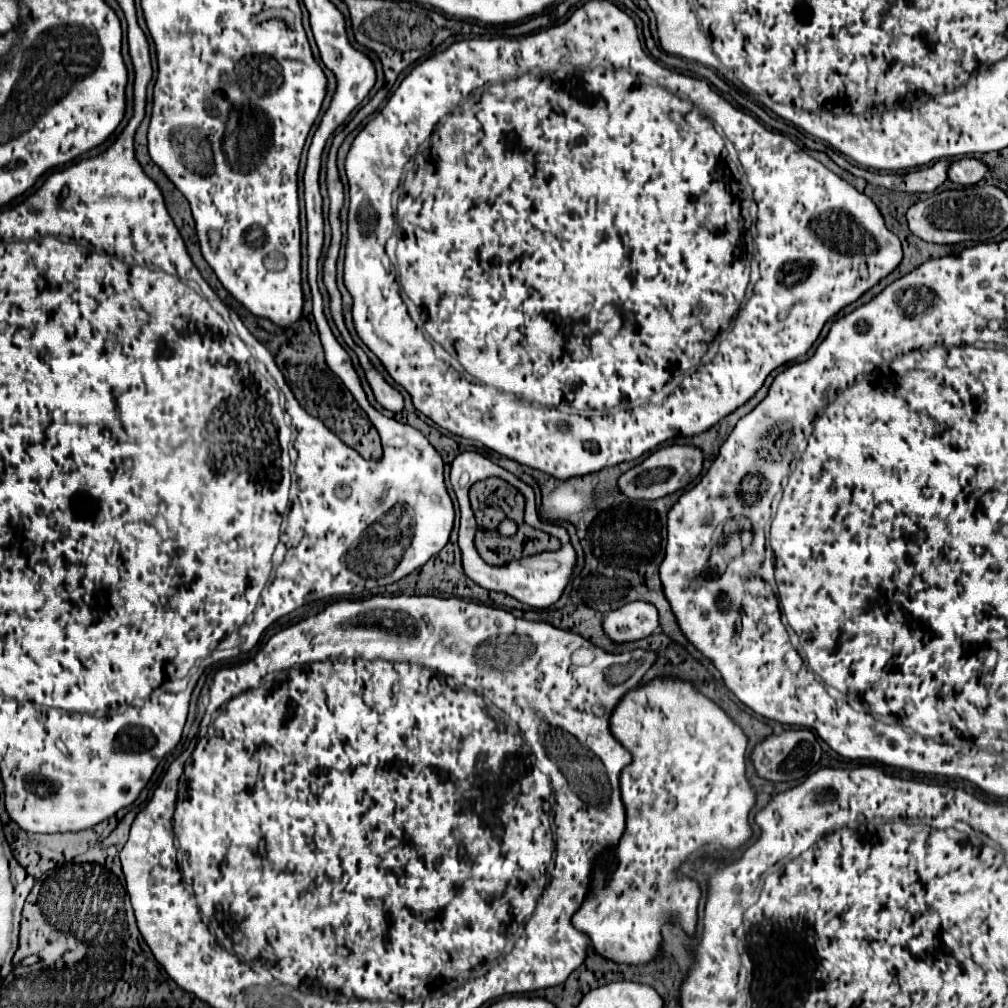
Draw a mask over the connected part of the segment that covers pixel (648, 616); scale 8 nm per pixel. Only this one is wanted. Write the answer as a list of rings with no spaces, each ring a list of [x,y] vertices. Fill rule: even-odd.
[[[636,600],[608,612],[604,618],[604,630],[614,642],[632,642],[658,630],[658,620],[660,614],[652,604]]]

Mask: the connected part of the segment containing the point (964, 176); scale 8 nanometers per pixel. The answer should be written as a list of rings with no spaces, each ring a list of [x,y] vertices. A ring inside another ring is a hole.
[[[962,158],[962,160],[952,162],[948,174],[952,182],[962,184],[962,186],[972,186],[972,184],[978,184],[986,176],[986,172],[988,172],[988,166],[982,160]]]

